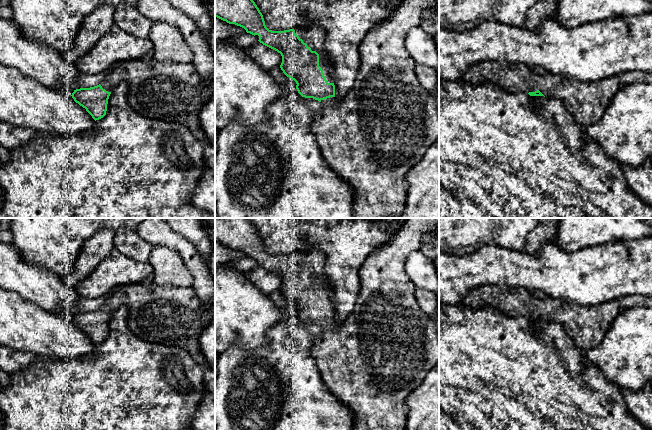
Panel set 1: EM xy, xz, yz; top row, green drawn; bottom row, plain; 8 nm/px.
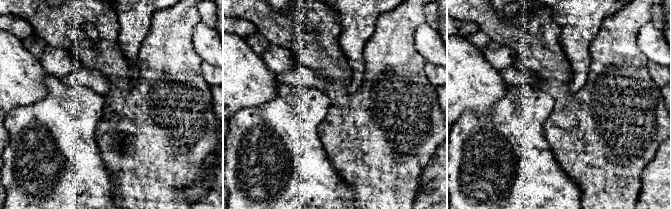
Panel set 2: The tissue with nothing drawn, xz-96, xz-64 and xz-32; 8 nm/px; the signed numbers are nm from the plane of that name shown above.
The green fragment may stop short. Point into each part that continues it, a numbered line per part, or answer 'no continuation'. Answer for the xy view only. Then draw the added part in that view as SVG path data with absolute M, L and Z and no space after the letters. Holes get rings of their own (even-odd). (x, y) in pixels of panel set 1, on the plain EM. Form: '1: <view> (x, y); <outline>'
1: xy (169, 315); M154 283L125 284L117 287L100 309L111 316L121 306L127 307L127 322L130 331L146 342L186 347L187 341L201 329L202 303L192 286L158 286Z

